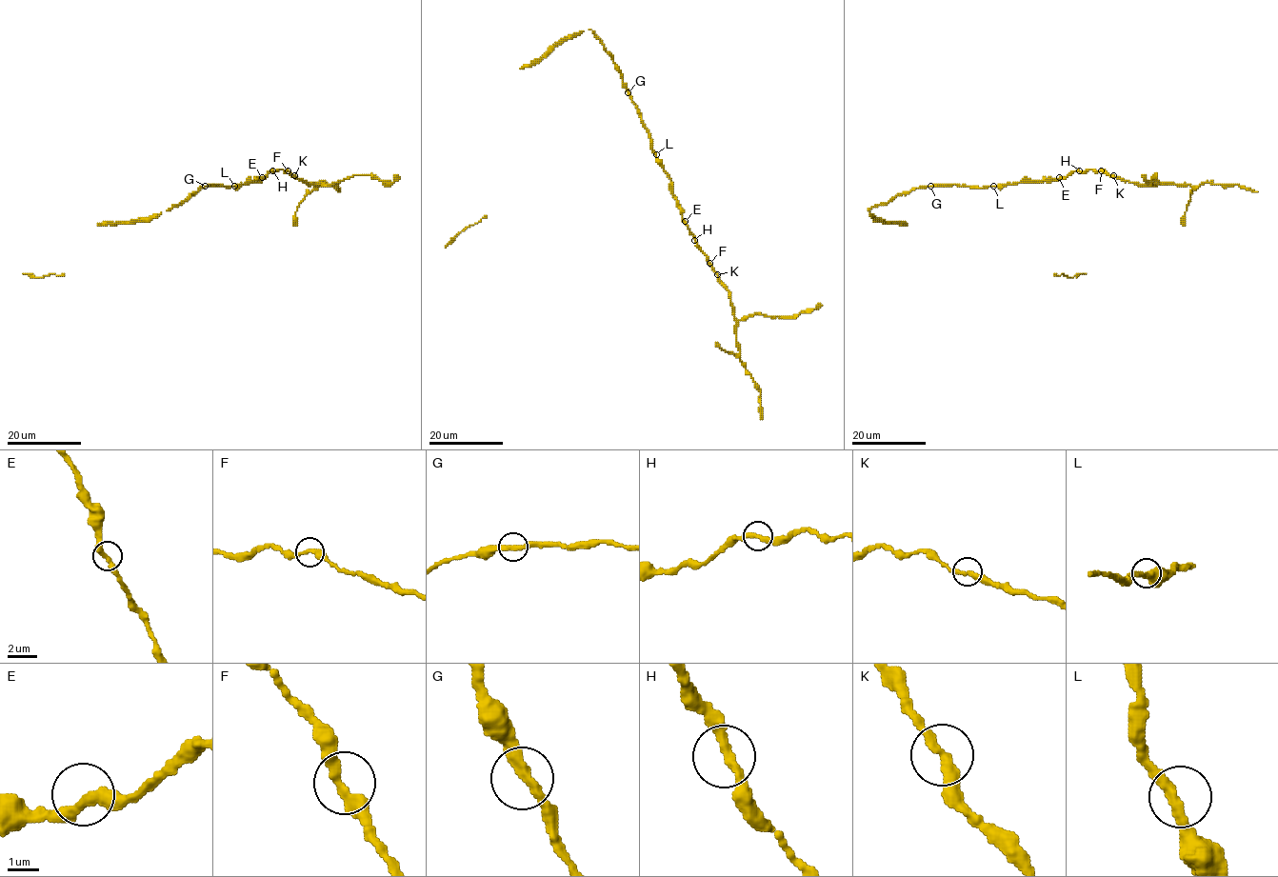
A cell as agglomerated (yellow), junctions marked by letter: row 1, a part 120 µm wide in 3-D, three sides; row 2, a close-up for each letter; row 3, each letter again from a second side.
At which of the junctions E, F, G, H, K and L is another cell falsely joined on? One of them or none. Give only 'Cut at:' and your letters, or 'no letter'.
Cut at: no letter

